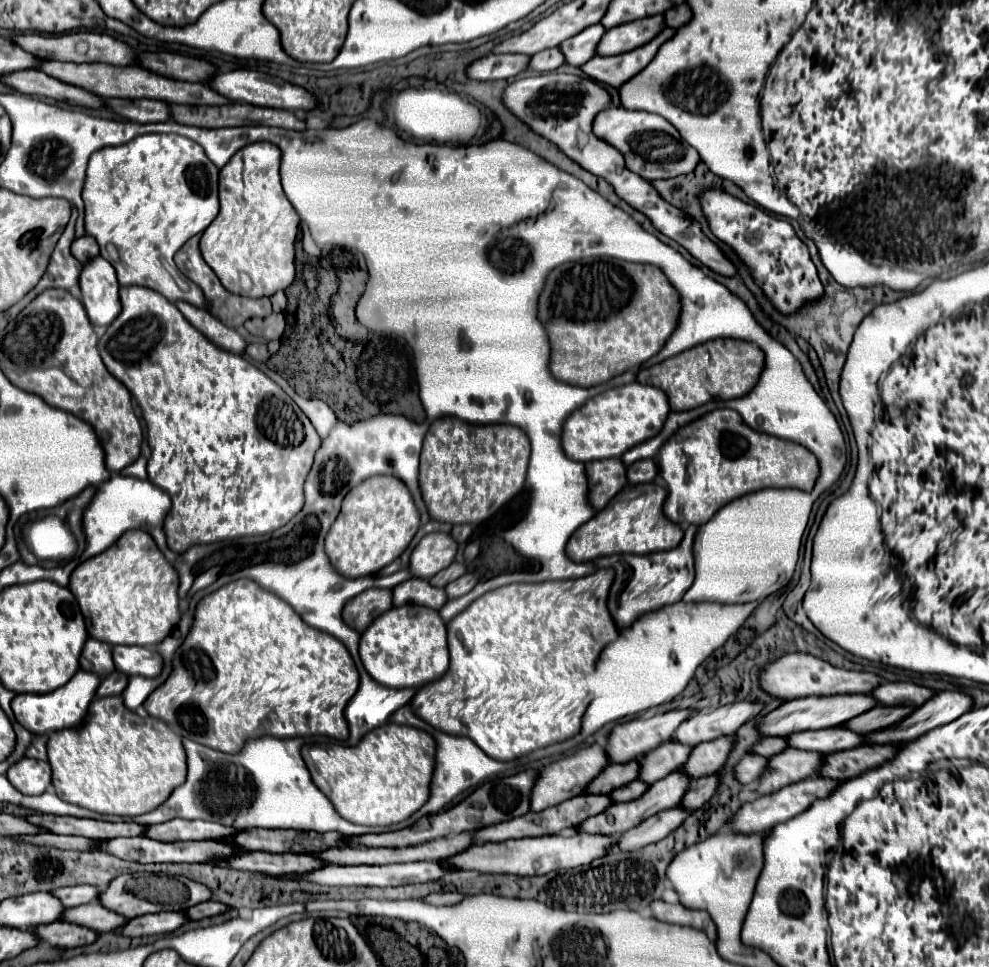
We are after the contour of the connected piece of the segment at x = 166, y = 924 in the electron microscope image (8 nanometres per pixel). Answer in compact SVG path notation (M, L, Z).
M158 912L158 914L144 914L128 920L128 926L120 926L120 930L114 930L122 936L156 936L156 934L168 934L174 932L178 926L186 922L182 912Z

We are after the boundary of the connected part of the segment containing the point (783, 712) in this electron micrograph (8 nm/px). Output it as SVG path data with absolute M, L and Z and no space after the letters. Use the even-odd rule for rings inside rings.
M836 694L836 696L808 696L808 698L798 698L780 704L778 708L766 712L758 720L758 732L760 736L786 736L790 732L800 732L800 730L820 730L820 728L834 728L870 708L874 708L876 702L868 694Z

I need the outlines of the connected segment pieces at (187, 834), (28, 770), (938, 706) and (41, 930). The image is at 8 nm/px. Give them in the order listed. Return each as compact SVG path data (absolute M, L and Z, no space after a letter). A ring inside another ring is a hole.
M174 818L162 824L152 824L148 826L148 834L154 840L160 842L176 842L176 840L208 840L208 838L224 838L234 834L234 828L220 826L216 822L206 822L206 820L182 820Z
M22 758L8 768L6 778L22 794L42 794L50 786L50 766L42 760Z
M938 692L928 702L920 704L910 712L904 722L898 722L896 726L888 726L888 730L876 730L864 734L868 738L868 744L902 744L912 738L918 738L920 734L942 726L944 722L952 722L954 718L962 716L972 708L972 700L966 694L960 692Z
M52 922L48 926L36 926L32 928L32 932L40 942L58 948L76 948L76 946L92 944L96 940L94 930L88 930L86 926L78 926L78 924L68 924L68 922Z

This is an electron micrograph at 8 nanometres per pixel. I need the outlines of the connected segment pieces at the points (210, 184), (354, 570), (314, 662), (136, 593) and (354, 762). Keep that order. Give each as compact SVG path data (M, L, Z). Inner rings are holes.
M146 134L134 138L132 142L114 146L114 150L98 150L88 160L84 190L82 190L84 206L86 206L86 232L98 240L100 256L112 262L120 286L144 286L156 290L168 302L178 302L178 310L184 318L202 332L216 346L230 350L234 354L244 352L244 338L208 314L204 308L204 296L194 282L188 282L184 274L174 264L174 254L182 248L182 244L198 232L204 232L206 226L218 214L218 168L206 158L204 150L178 134ZM108 250L116 250L116 258L110 256Z
M372 476L344 496L340 514L324 540L326 554L332 566L346 578L376 574L404 552L418 526L420 516L404 482L394 476Z
M240 578L196 604L190 632L170 662L170 676L142 706L182 738L192 738L208 748L230 754L238 752L248 738L260 736L330 736L344 740L348 738L348 726L342 710L358 688L358 672L350 654L340 644L334 636L310 628L296 618L292 608L276 594L262 590L252 580Z
M144 530L124 532L116 546L78 564L70 574L68 590L76 594L84 614L88 636L106 644L156 646L162 642L180 618L178 610L178 576Z
M384 724L364 734L356 746L334 744L330 748L308 748L306 752L302 748L302 758L316 788L326 794L342 818L362 826L390 826L410 818L428 800L428 784L434 768L434 740L430 734L410 726Z

